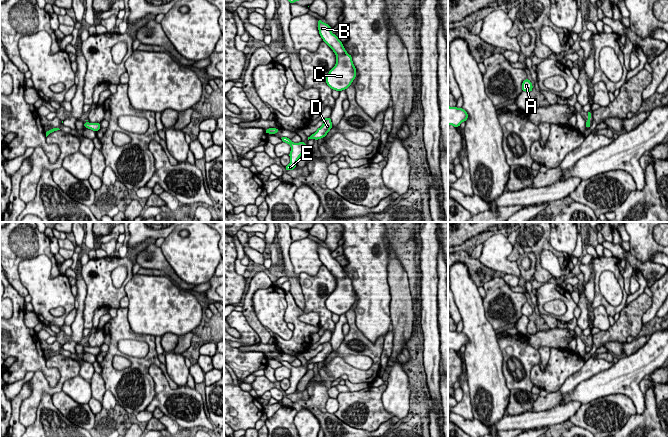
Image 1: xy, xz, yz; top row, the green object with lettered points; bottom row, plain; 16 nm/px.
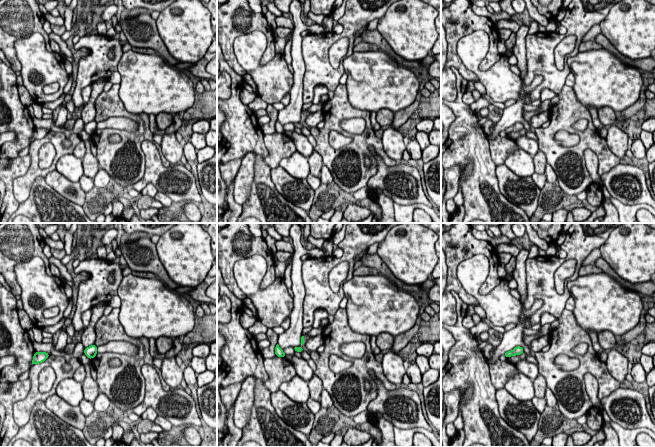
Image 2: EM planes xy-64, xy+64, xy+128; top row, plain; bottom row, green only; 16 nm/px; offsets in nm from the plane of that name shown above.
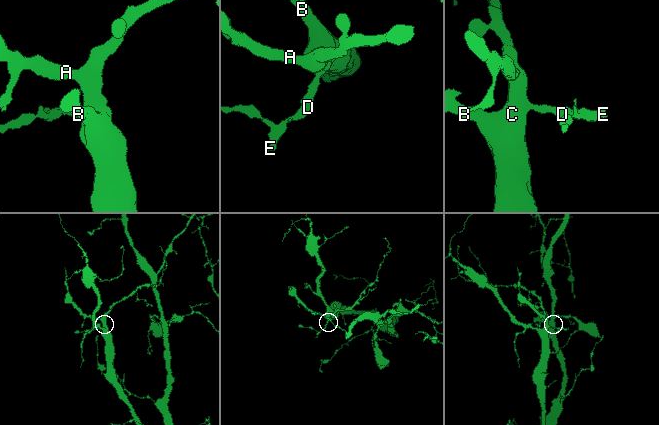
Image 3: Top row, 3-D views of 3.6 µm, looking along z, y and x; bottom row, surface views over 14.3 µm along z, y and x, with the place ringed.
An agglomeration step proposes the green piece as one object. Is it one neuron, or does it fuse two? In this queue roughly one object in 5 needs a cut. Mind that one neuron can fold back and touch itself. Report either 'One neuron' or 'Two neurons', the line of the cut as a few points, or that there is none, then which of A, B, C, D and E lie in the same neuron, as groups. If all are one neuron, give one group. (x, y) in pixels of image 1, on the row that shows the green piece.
One neuron. No split. Groups: A B C D E

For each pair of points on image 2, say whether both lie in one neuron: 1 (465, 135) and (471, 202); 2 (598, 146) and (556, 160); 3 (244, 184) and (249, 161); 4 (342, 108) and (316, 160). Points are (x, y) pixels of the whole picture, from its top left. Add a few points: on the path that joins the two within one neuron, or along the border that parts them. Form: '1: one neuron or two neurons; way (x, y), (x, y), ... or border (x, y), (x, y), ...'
1: one neuron; way (477, 152), (479, 155), (479, 185)
2: one neuron; way (588, 145), (583, 145), (566, 160)
3: one neuron; way (244, 178), (247, 167)
4: two neurons; border (314, 149), (320, 155), (323, 164)

